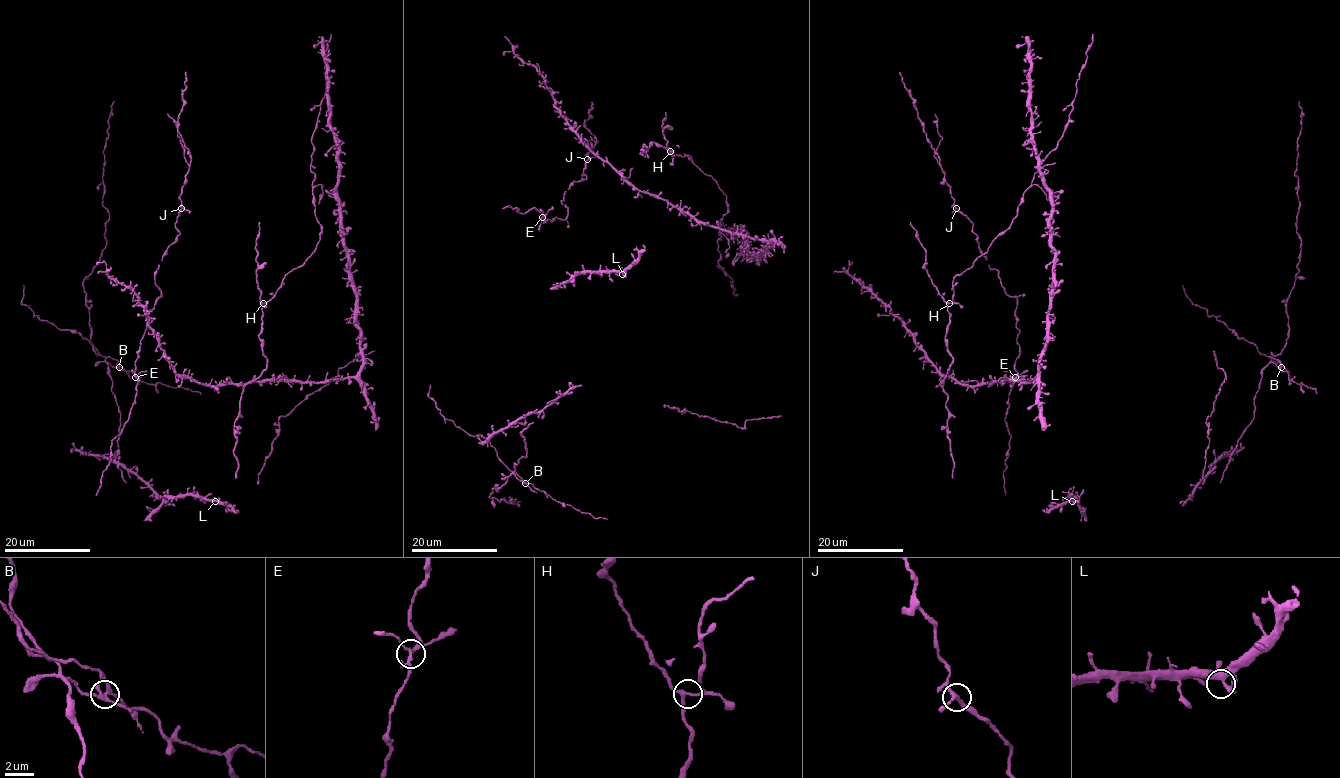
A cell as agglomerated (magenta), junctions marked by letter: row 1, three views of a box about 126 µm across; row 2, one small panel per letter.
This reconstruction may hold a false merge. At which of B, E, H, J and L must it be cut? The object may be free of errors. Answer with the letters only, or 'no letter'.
B

